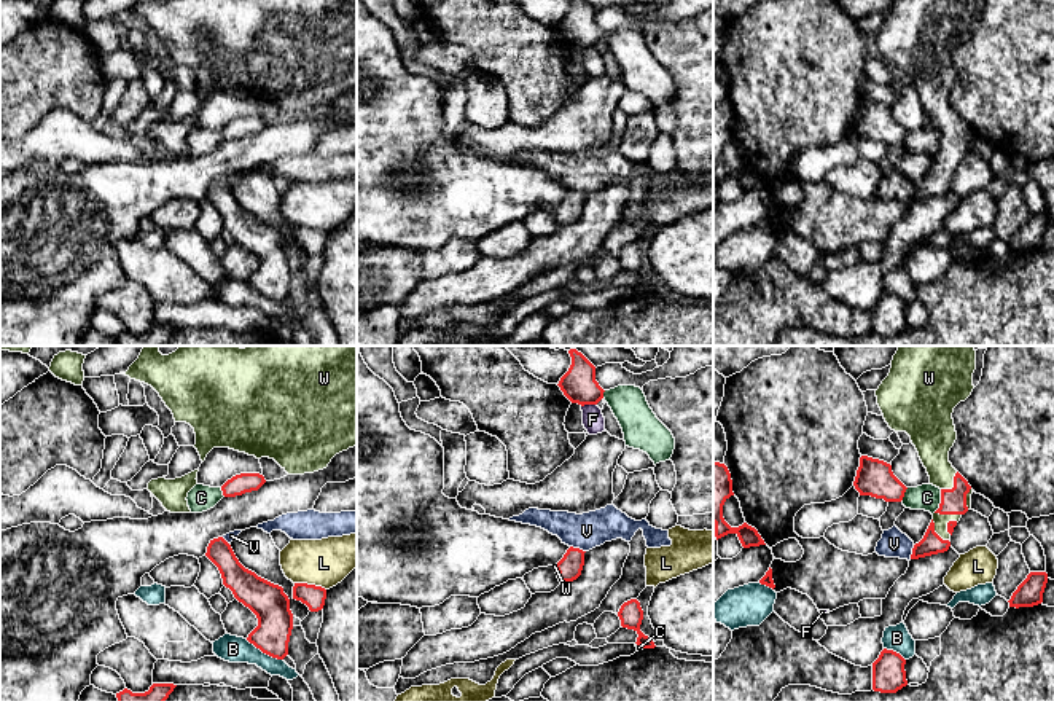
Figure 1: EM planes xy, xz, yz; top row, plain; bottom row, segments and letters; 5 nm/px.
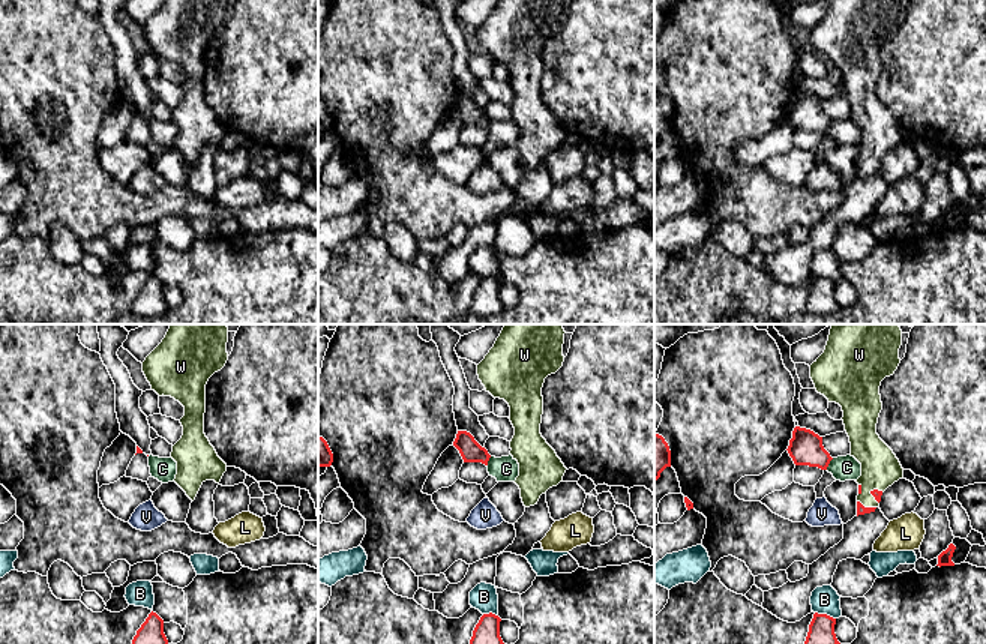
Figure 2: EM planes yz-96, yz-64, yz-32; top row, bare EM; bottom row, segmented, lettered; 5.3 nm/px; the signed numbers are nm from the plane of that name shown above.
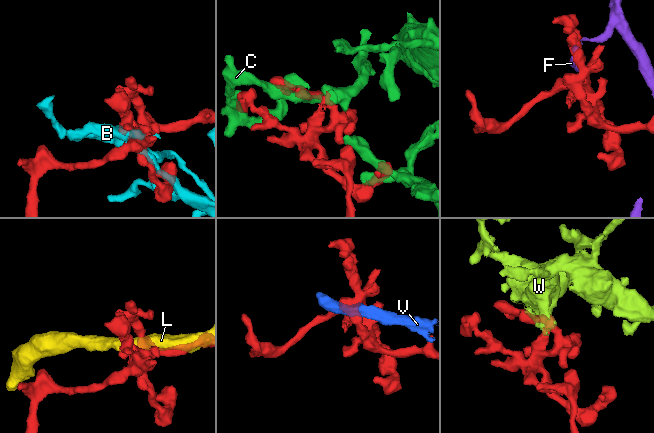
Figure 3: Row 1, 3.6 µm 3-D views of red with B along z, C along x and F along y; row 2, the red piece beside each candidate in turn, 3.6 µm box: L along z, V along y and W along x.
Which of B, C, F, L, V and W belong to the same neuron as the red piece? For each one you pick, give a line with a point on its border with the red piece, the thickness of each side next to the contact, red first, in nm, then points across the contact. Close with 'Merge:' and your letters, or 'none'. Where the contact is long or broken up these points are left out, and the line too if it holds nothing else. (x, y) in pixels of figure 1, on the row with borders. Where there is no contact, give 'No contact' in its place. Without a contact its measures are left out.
W: Touches red at yz (954, 485). Thickness 130 nm (red) against 190 nm. Path across: yz (952, 501), (954, 485), (936, 464), (933, 440)
Merge: W

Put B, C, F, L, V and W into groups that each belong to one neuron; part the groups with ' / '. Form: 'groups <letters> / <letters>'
groups B / C / F / L / V / W

